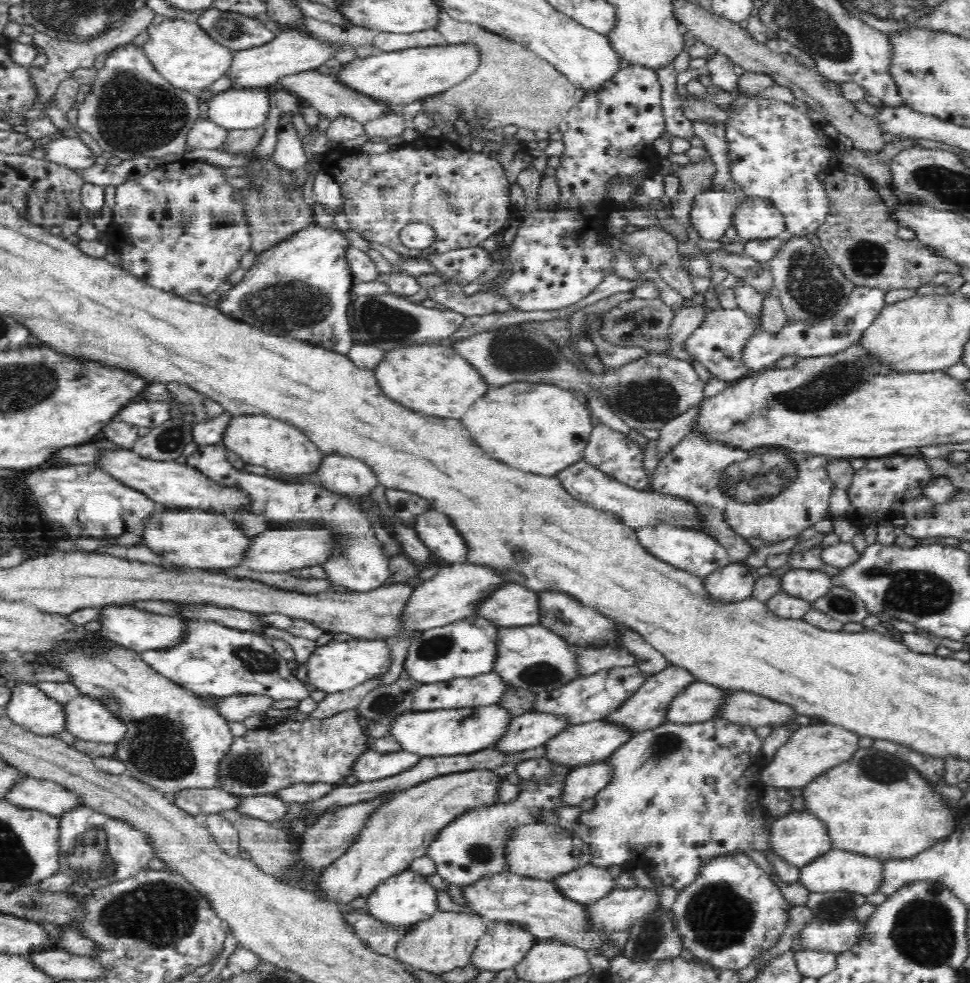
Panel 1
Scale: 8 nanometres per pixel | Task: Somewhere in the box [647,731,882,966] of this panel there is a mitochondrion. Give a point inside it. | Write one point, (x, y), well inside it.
(719, 917)

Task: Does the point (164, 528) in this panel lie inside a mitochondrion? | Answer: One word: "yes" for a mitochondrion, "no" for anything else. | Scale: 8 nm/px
no

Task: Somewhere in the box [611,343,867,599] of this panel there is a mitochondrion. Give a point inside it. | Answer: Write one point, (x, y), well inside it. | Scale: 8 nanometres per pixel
(753, 480)

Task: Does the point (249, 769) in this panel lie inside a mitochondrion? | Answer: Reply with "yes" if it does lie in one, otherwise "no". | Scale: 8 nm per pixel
yes

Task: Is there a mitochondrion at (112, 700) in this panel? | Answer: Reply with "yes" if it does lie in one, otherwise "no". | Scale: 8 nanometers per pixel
yes

